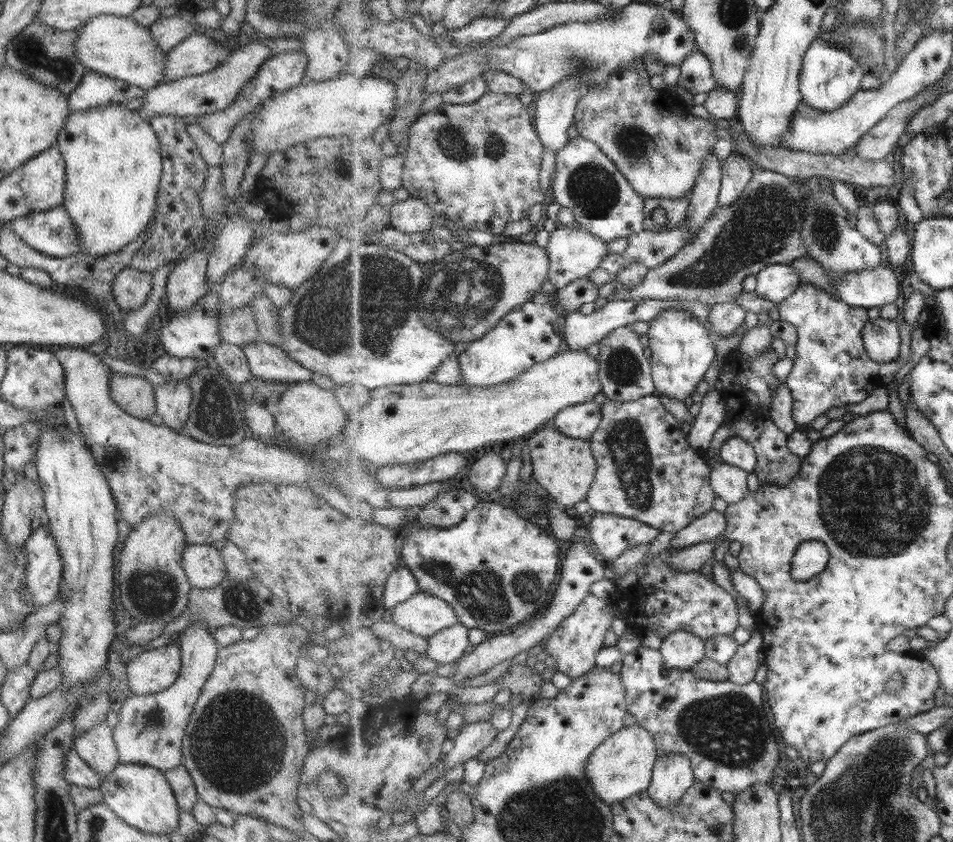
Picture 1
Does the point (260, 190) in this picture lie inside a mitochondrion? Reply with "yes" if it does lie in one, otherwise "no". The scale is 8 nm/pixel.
no

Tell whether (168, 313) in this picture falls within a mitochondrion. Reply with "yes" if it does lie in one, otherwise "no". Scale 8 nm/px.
no

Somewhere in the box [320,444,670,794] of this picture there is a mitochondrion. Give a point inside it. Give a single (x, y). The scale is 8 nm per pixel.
(472, 589)

